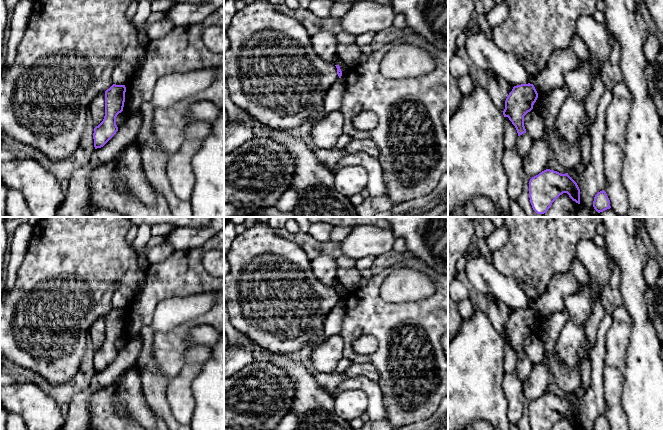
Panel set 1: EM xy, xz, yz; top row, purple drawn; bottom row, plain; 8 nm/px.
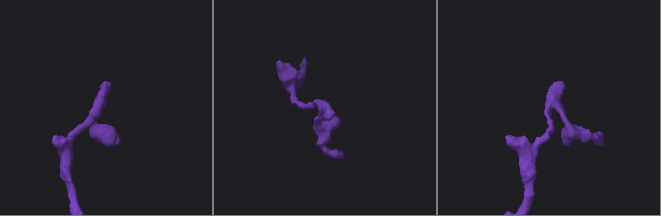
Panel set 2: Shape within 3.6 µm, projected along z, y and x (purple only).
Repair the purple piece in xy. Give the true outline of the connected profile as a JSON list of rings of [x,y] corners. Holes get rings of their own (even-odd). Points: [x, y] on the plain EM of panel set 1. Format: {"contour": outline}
{"contour": [[[116,308],[105,315],[105,340],[93,357],[95,373],[103,371],[118,355],[116,341],[123,335],[125,316],[125,309]]]}

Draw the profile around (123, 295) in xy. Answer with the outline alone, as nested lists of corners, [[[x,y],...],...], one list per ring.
[[[120,285],[112,295],[112,306],[116,309],[125,309],[133,299],[134,292],[127,285]]]

